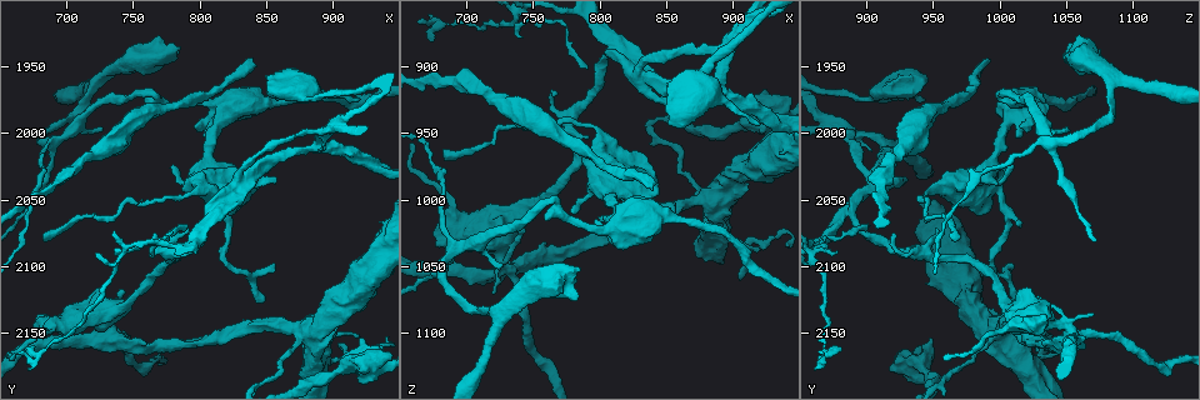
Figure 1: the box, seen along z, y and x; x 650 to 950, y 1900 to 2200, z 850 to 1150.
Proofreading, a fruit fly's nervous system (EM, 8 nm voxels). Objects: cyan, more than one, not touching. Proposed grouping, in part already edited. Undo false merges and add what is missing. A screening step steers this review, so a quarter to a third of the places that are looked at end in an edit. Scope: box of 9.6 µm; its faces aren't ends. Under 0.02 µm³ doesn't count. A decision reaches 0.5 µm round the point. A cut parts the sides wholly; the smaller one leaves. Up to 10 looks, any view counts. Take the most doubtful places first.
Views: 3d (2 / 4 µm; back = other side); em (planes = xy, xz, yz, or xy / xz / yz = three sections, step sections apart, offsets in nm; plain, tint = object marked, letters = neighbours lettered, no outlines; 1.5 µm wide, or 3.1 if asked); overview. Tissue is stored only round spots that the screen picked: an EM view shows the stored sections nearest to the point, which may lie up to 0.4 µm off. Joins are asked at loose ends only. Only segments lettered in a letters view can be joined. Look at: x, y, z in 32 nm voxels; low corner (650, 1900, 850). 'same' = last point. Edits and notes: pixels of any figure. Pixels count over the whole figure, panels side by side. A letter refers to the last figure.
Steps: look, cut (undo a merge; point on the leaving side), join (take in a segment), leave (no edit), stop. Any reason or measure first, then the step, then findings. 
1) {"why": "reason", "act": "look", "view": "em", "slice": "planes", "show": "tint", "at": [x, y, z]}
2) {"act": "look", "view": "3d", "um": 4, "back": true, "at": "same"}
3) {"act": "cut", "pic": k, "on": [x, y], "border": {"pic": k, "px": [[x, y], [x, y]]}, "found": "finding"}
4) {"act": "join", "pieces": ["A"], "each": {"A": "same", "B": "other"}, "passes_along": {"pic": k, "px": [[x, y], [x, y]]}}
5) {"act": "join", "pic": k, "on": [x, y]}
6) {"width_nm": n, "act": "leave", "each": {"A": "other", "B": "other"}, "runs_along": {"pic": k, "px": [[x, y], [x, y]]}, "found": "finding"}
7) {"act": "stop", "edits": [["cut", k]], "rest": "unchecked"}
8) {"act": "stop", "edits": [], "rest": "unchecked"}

{"why": "three-way junction", "act": "look", "view": "3d", "um": 2, "back": true, "at": [906, 1992, 874]}

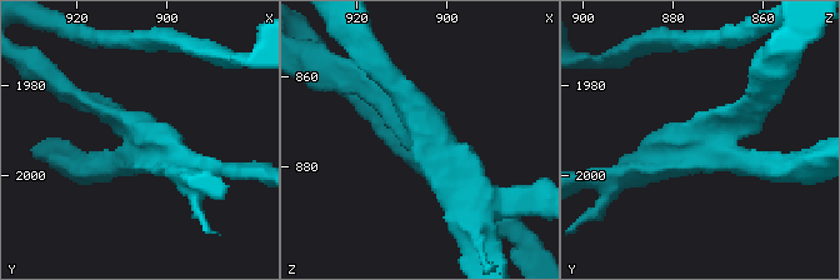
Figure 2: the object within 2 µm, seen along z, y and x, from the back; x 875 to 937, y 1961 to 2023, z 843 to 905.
{"why": "shape alone is not enough", "act": "look", "view": "em", "slice": "xy", "step": 4, "show": "tint", "at": [904, 1992, 874]}

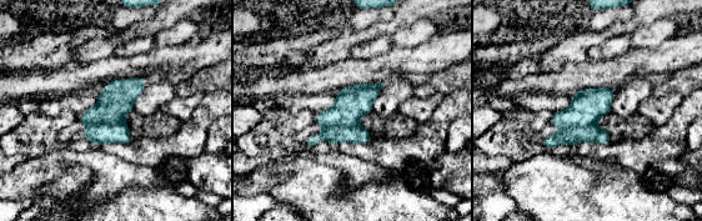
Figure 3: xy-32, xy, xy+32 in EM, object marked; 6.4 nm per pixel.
{"act": "look", "view": "em", "slice": "planes", "show": "letters", "at": "same"}

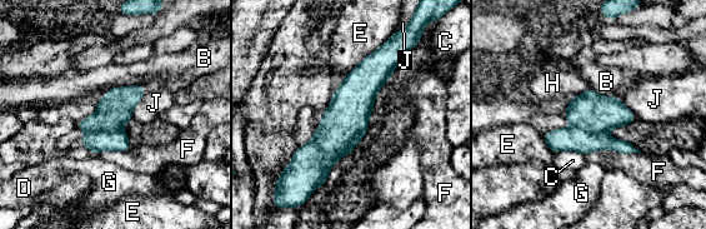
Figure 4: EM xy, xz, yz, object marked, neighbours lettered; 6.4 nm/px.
{"arms": 3, "act": "cut", "pic": 4, "on": [300, 178], "each": {"B": "other", "C": "other", "D": "other", "E": "other", "F": "other", "G": "other", "H": "other", "J": "other"}, "border": {"pic": 4, "px": [[311, 139], [324, 160], [318, 185]]}, "found": "two neurons meet here"}

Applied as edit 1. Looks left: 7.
{"why": "sharp bend", "act": "look", "view": "3d", "um": 2, "at": [820, 2100, 994]}

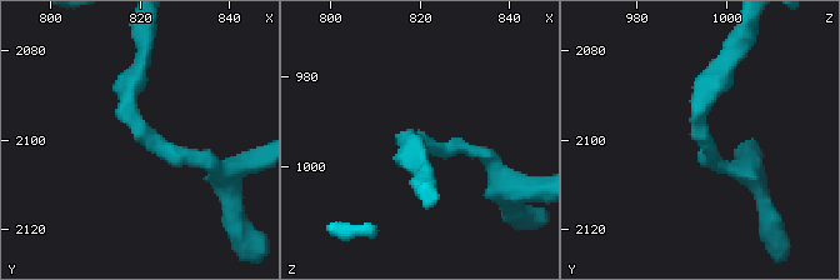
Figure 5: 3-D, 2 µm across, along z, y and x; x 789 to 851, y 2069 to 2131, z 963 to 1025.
{"act": "look", "view": "em", "slice": "yz", "step": 4, "show": "tint", "at": [821, 2098, 995]}

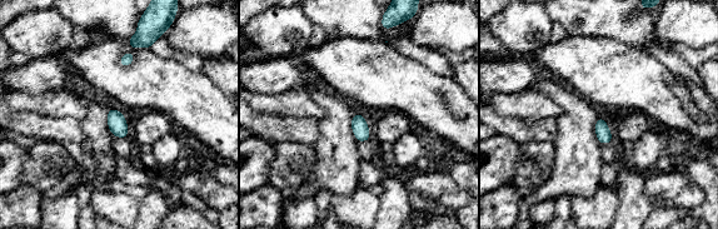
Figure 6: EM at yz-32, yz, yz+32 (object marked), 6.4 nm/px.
{"why": "cut it another way", "act": "look", "view": "em", "slice": "planes", "show": "letters", "at": "same"}

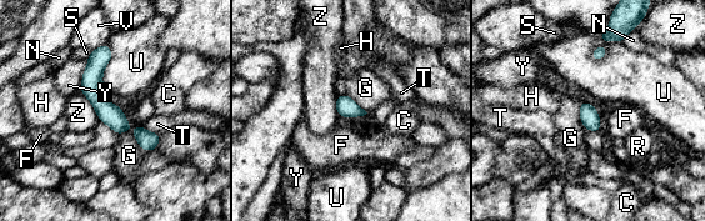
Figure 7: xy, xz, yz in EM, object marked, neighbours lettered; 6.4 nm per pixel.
{"width_nm": 120, "act": "leave", "each": {"C": "other", "F": "other", "G": "other", "H": "other", "N": "other", "R": "other", "S": "other", "T": "other", "U": "other", "V": "other", "Y": "other", "Z": "other"}, "border": {"pic": 7, "px": [[120, 109], [129, 129], [118, 135]]}, "found": "continuous, no second neuron"}

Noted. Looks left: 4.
{"why": "sudden change in width", "act": "look", "view": "3d", "um": 4, "at": [688, 2042, 914]}

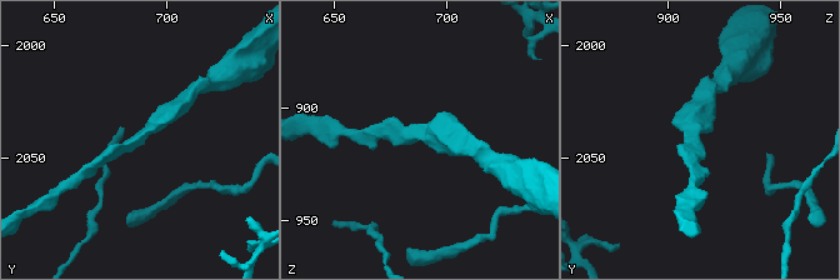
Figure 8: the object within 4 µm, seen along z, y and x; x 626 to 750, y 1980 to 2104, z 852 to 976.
{"act": "look", "view": "em", "slice": "planes", "show": "letters", "at": [687, 2041, 912]}

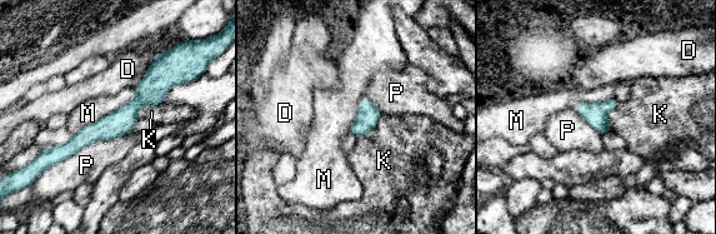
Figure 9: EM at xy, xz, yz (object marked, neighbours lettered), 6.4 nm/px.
{"act": "leave", "each": {"D": "other", "K": "other", "M": "other", "P": "other"}, "border": {"pic": 9, "px": [[163, 101], [143, 105], [136, 116]]}, "found": "all the same neuron"}

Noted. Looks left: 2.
{"act": "stop", "edits": [["cut", 4]], "rest": "unchecked"}

